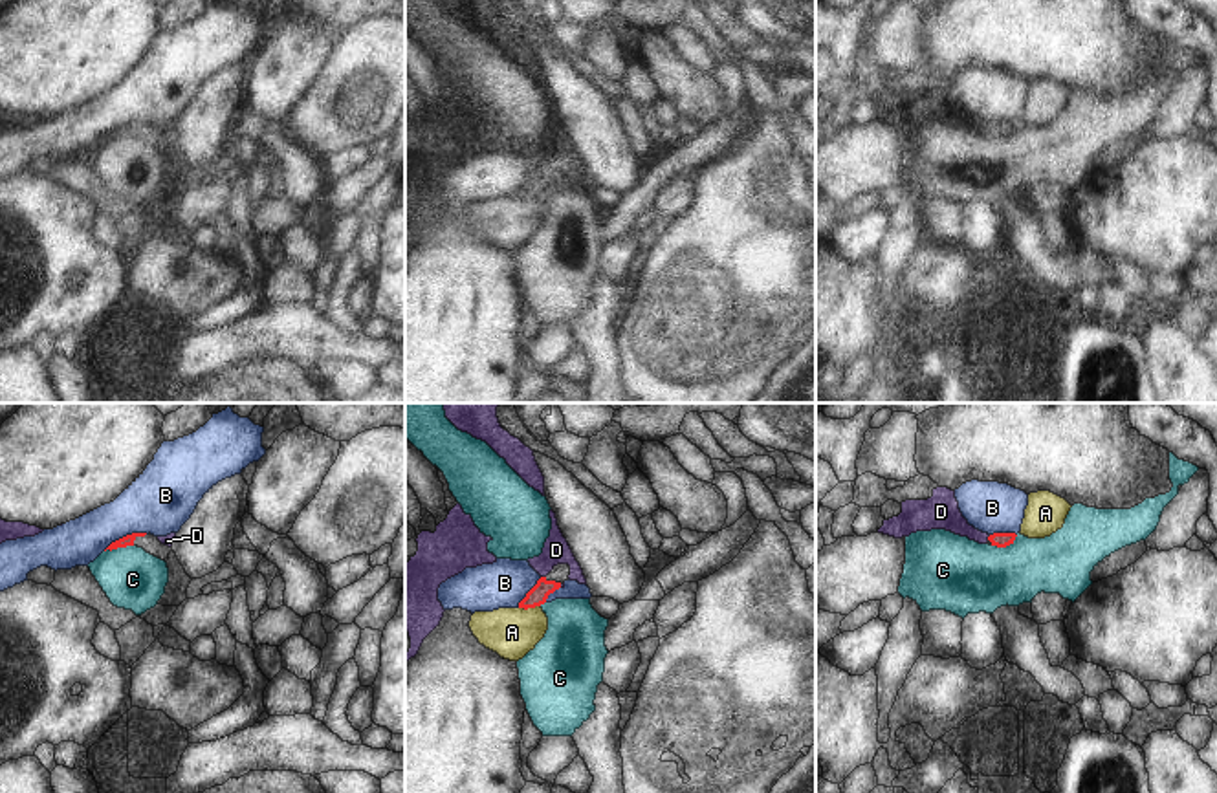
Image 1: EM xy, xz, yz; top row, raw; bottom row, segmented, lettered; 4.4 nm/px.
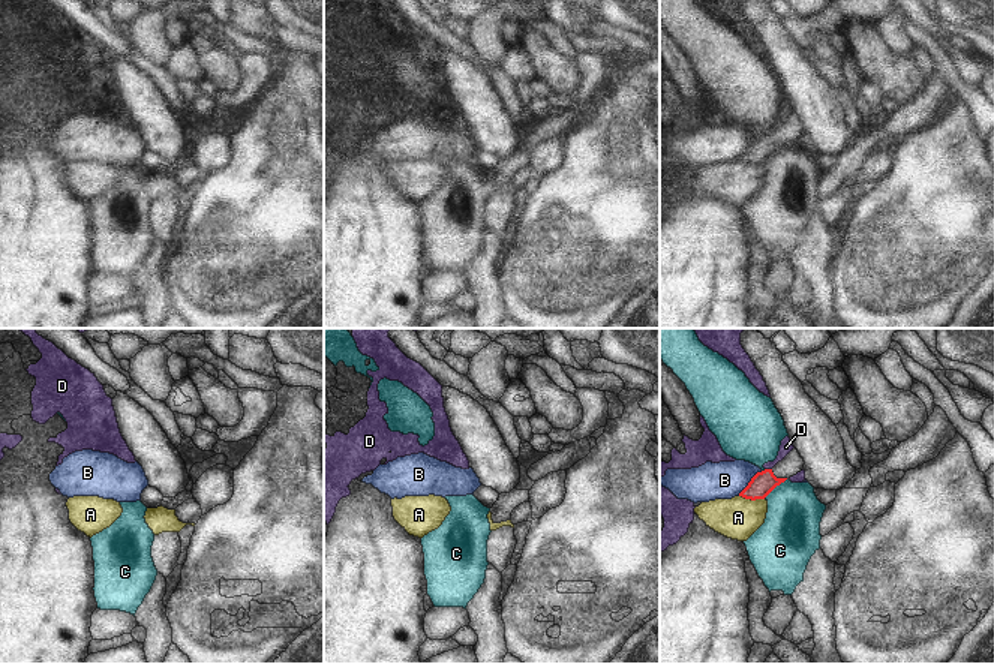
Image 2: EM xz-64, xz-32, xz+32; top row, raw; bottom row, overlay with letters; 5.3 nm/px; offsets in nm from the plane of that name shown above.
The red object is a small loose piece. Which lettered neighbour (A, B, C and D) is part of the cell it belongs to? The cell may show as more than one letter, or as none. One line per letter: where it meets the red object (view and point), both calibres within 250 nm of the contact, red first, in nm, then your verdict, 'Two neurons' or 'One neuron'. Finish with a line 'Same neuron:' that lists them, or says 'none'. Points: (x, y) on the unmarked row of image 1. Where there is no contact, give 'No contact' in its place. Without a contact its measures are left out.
A: Touches red at xz (528, 196). Thickness 90 nm (red) against 220 nm. Two neurons
B: Touches red at xy (127, 125). Thickness 50 nm (red) against 280 nm. Two neurons
C: Touches red at yz (1005, 136). Thickness 60 nm (red) against 320 nm. Two neurons
D: Touches red at xz (543, 167). Thickness 90 nm (red) against 120 nm. Two neurons
Same neuron: none.

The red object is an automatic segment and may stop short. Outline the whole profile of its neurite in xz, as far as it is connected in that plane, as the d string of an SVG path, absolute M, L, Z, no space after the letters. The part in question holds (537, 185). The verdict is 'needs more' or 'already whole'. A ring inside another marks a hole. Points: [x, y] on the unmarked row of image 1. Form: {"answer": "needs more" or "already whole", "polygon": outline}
{"answer": "needs more", "polygon": "M557 154L554 159L537 170L537 174L526 183L526 187L519 192L519 198L535 198L546 192L548 185L561 178L565 170L568 170L570 156Z"}

